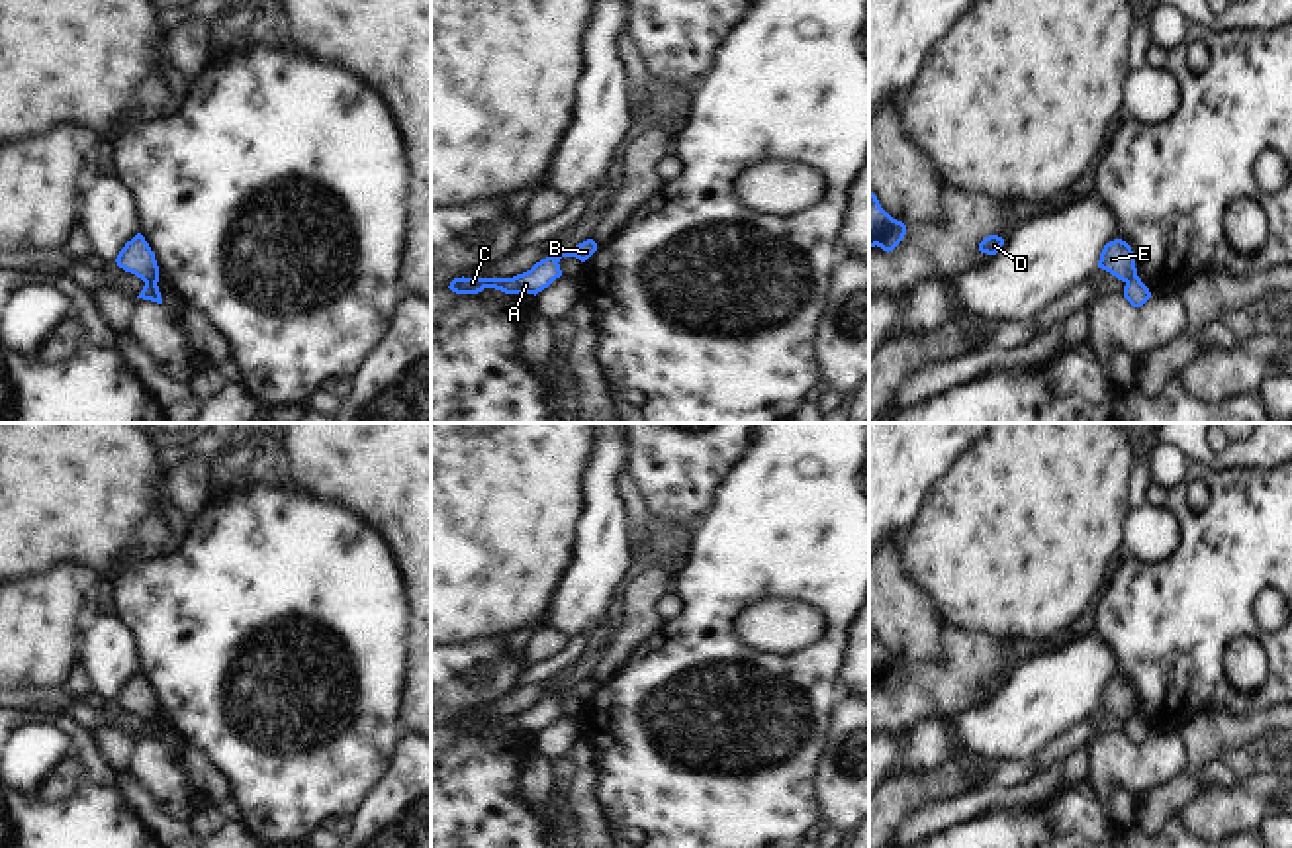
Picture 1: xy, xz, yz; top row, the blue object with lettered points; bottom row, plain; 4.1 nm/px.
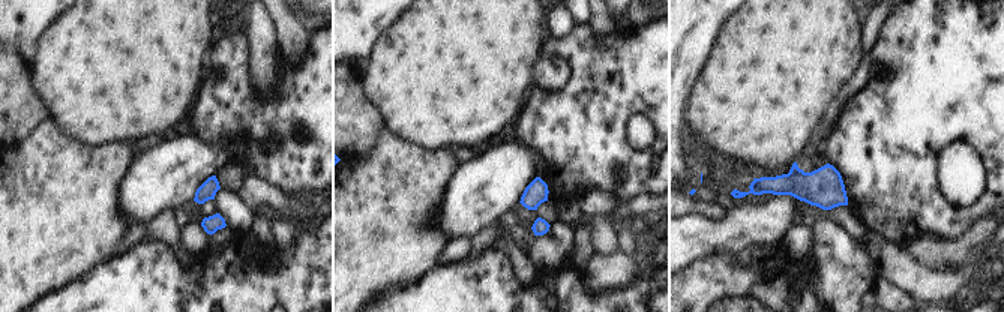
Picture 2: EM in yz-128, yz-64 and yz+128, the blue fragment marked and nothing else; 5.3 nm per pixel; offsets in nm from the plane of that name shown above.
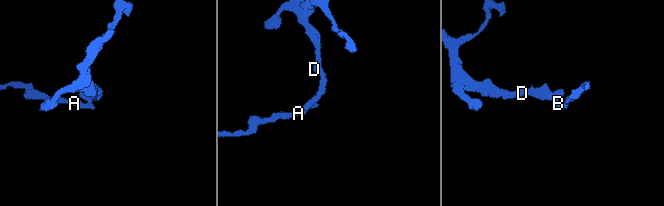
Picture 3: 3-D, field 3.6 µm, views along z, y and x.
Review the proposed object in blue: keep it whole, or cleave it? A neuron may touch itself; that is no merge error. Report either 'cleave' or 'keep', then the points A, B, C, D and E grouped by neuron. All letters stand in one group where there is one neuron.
cleave | A B C / D E

